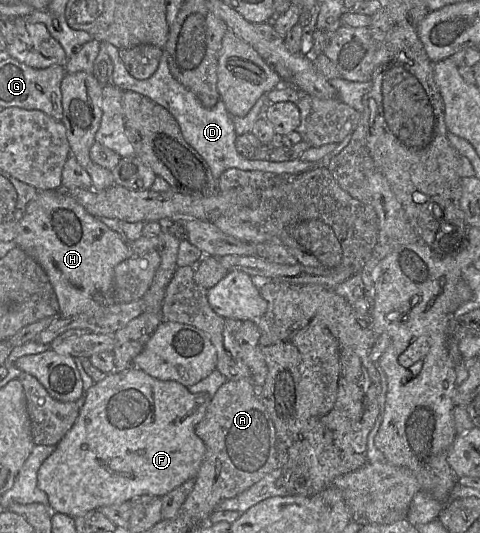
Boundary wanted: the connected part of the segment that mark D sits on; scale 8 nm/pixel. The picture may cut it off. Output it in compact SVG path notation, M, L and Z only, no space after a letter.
M101 43L104 46L112 62L111 83L121 91L134 91L151 98L164 108L166 108L179 124L180 130L185 140L205 159L213 177L218 180L220 175L231 167L236 167L245 171L263 171L271 172L280 176L292 176L310 170L319 165L301 160L300 158L272 162L268 160L253 160L242 156L235 147L237 137L232 116L227 111L224 103L219 102L212 108L206 108L202 105L196 95L177 81L171 74L167 52L162 51L157 70L147 79L139 80L134 78L126 70L119 57L119 49L110 43Z

